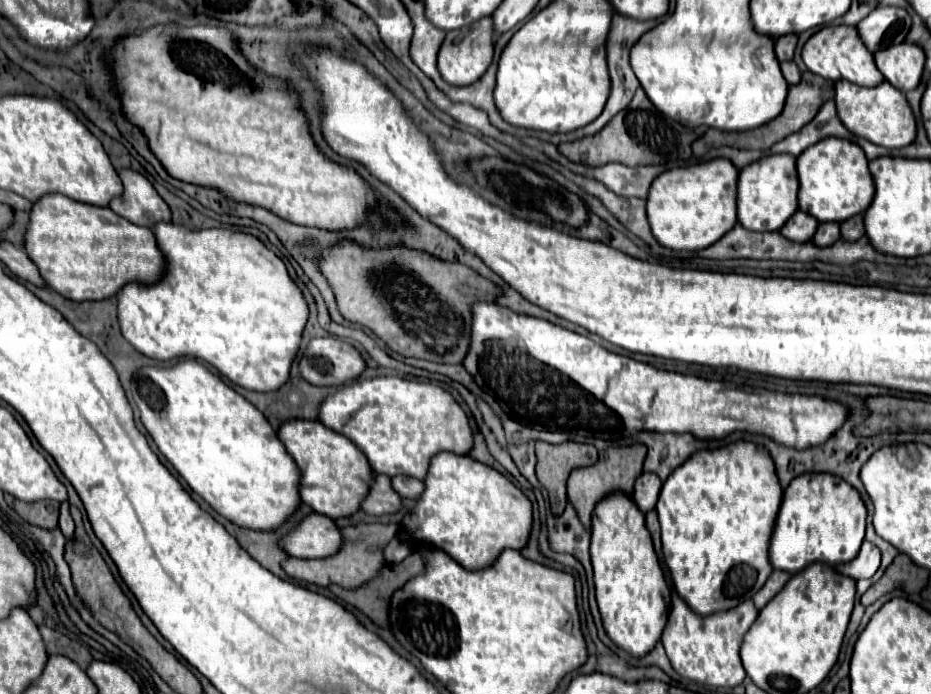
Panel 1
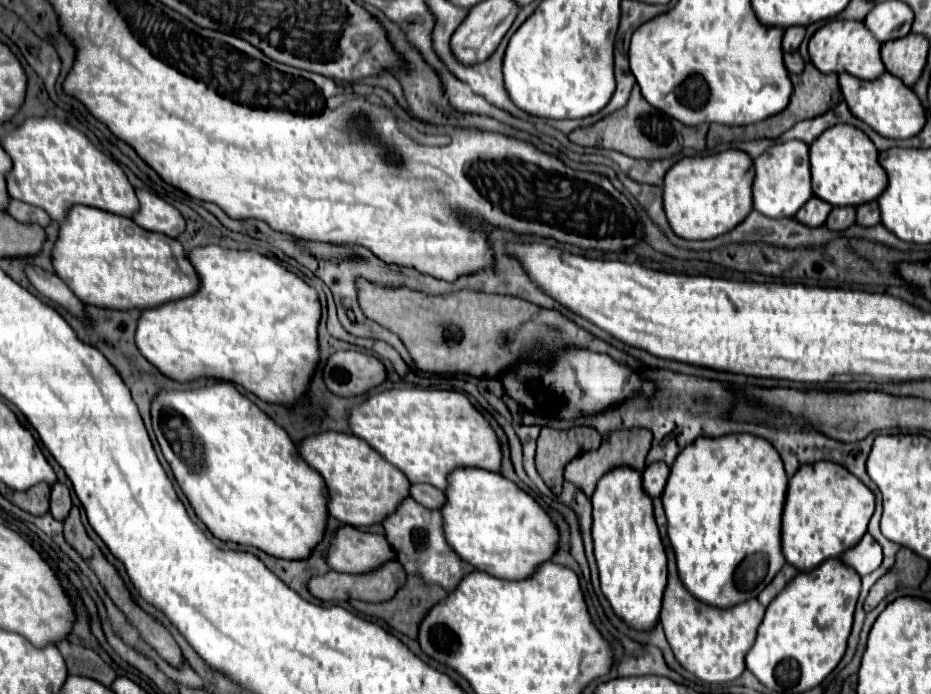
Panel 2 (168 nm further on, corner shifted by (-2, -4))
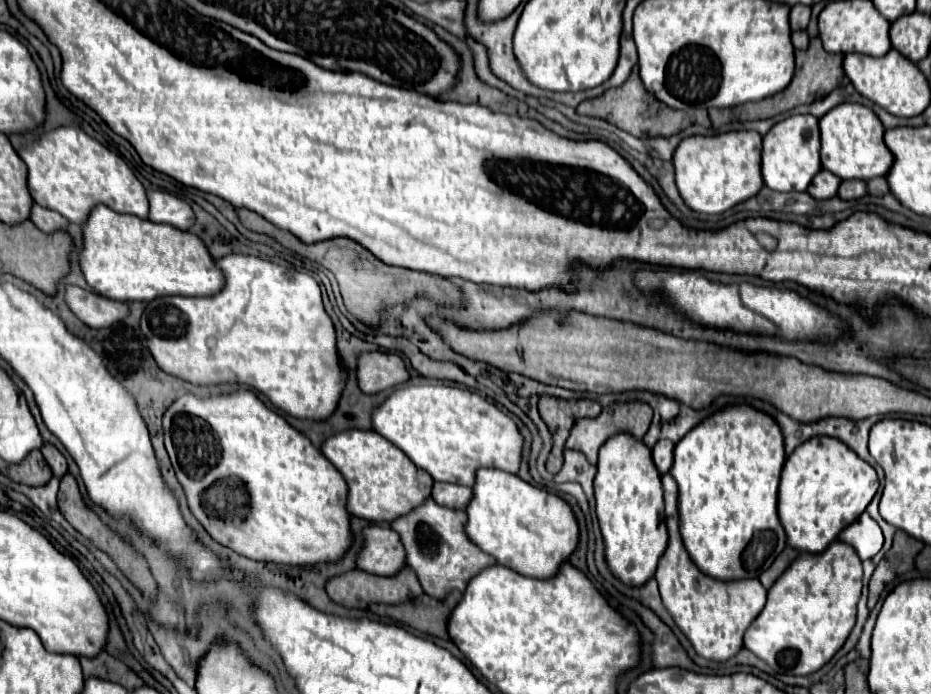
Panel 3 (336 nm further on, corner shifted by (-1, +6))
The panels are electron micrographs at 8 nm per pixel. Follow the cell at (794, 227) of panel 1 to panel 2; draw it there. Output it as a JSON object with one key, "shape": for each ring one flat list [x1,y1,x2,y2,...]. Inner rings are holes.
{"shape":[[811,198,797,214,795,214,795,220,803,226,809,226,809,228,819,228,825,224,827,216,829,216,831,208,827,202,819,200,819,198]]}

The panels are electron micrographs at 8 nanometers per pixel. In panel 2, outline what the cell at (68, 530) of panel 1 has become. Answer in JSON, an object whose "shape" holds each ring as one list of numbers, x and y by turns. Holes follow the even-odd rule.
{"shape":[[55,484,51,488,51,516,55,516,55,520,63,522,67,518,67,512,71,510,71,498,69,498,69,490,63,484]]}

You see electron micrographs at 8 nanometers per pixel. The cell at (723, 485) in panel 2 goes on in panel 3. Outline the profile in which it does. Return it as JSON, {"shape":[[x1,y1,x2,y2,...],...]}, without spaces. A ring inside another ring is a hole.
{"shape":[[746,404,726,406,720,412,714,412,676,444,670,474,678,482,680,530,690,558,704,574,718,580,756,578,768,570,776,556,786,548,786,532,776,512,778,482,784,460,786,454,778,422]]}

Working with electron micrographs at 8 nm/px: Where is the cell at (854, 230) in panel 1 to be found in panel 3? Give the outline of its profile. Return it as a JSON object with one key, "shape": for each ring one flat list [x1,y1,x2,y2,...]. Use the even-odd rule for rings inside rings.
{"shape":[[878,176,878,178,872,178,868,180,868,192,874,194,874,196,884,196,890,188,886,186,886,178,884,176]]}

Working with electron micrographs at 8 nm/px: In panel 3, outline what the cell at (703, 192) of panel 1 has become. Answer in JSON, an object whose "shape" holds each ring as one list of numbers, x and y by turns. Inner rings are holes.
{"shape":[[752,130,684,138,672,158,676,168,676,184,684,202,696,212,720,214,738,202,756,196,762,188,762,172,758,162,760,152,762,136]]}

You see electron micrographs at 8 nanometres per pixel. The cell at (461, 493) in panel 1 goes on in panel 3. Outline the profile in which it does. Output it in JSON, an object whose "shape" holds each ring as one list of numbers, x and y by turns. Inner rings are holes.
{"shape":[[496,468,478,470,474,496,466,508,468,538,486,554,494,556,498,564,532,578,552,578,562,562,568,562,578,548,580,528,572,508,516,474]]}

